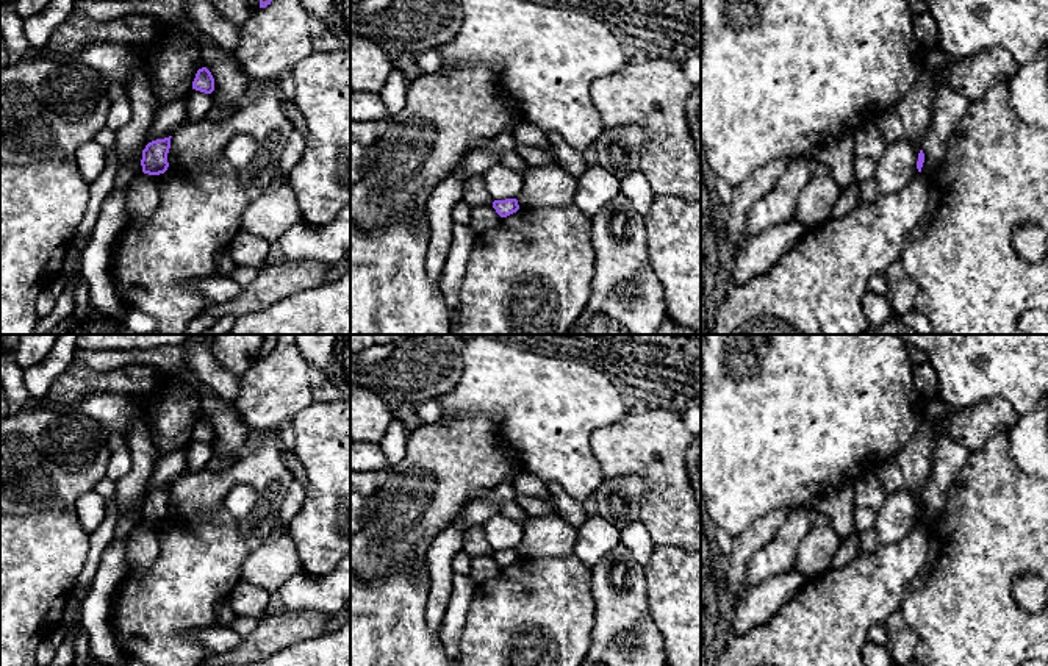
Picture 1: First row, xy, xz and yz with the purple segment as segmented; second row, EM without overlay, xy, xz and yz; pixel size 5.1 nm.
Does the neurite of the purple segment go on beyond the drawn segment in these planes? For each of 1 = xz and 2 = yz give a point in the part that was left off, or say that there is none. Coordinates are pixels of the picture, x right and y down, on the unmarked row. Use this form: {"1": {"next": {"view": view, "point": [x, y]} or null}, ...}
{"1": {"next": null}, "2": {"next": null}}

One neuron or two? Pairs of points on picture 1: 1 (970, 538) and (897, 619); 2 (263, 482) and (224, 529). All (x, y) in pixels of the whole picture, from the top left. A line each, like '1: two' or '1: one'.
1: two
2: two

